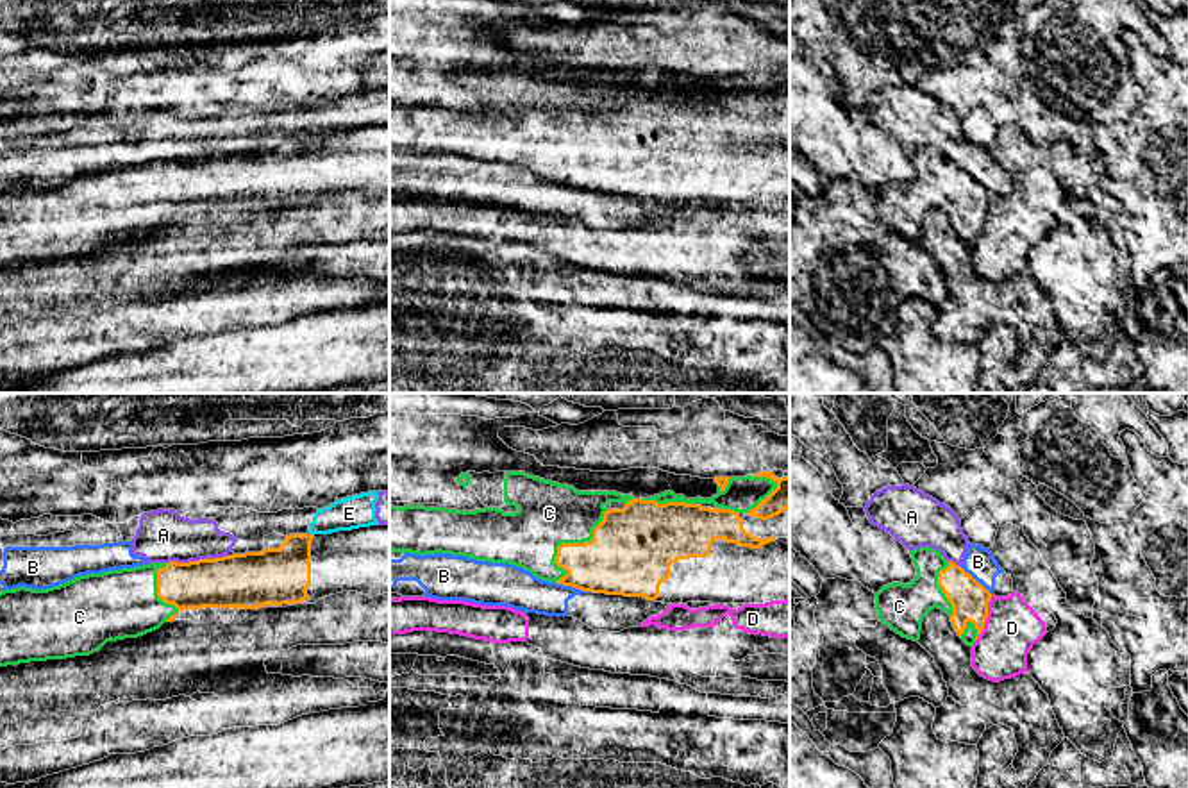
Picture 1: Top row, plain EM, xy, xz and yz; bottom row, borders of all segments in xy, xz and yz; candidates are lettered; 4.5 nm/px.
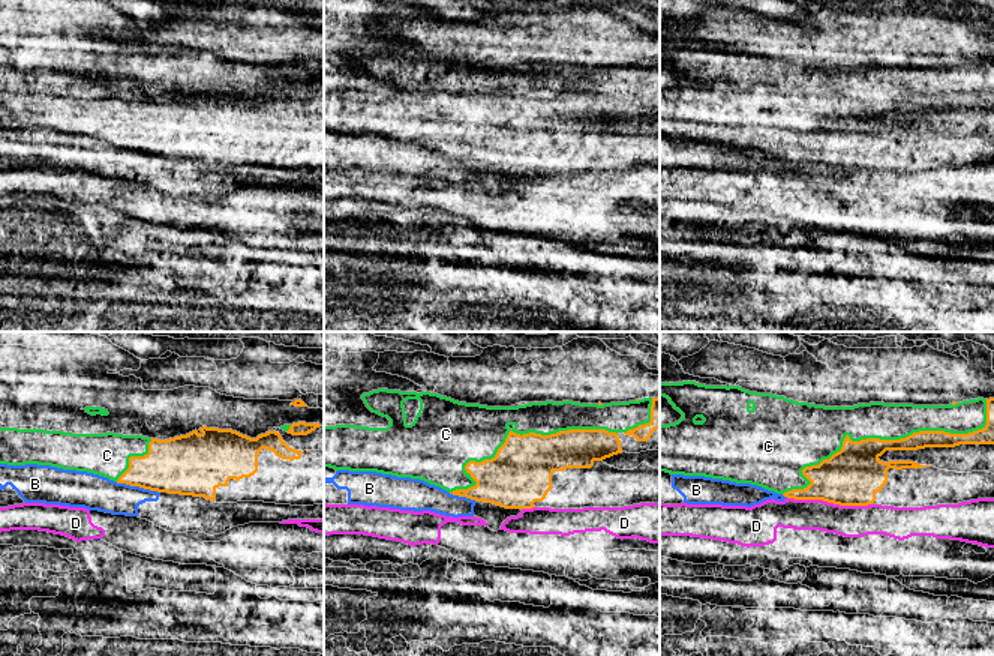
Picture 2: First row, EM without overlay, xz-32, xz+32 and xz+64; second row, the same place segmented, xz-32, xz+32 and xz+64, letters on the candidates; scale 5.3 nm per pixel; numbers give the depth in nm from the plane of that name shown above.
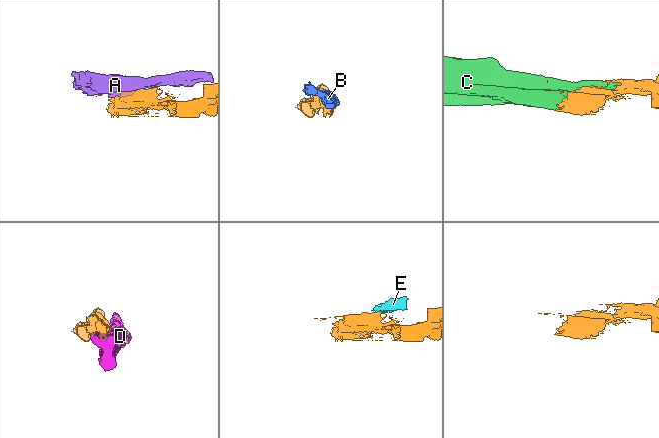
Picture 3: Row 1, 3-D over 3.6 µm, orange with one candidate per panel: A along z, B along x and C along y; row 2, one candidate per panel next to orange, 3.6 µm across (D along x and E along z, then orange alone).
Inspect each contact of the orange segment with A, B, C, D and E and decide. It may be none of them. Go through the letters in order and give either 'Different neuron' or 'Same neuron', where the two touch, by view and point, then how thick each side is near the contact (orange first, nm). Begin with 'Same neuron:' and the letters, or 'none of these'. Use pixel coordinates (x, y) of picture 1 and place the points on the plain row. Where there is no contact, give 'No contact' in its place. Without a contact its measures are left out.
Same neuron: C
A: Different neuron. Touches orange at xy (186, 163). Thickness 240 nm (orange) against 240 nm
B: Different neuron. Touches orange at xz (574, 186). Thickness 320 nm (orange) against 180 nm
C: Same neuron. Touches orange at xz (568, 143). Thickness 320 nm (orange) against 280 nm
D: Different neuron. Touches orange at yz (985, 218). Thickness 170 nm (orange) against 240 nm
E: Different neuron. Touches orange at xy (311, 134). Thickness 260 nm (orange) against 150 nm

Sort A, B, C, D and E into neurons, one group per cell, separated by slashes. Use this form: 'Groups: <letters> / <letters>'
Groups: A B E / C / D

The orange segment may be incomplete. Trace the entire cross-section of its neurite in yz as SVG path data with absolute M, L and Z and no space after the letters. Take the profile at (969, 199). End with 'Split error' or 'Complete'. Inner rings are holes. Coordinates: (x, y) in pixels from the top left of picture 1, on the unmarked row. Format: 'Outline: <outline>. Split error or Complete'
Outline: M931 147L909 150L916 177L908 182L891 182L875 193L877 218L902 238L918 241L924 216L938 207L950 216L958 236L972 247L984 229L988 216L988 202L991 193L979 184L970 173L952 161L947 161L941 152Z. Split error

